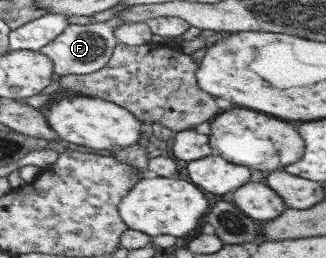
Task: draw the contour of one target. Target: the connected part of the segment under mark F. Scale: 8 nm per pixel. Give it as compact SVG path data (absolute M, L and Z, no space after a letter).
M114 16L110 21L95 22L88 25L68 24L62 33L58 34L46 45L40 47L39 52L51 59L53 73L59 77L66 75L84 75L94 73L106 65L114 47L118 44L112 28L118 26L120 19Z

